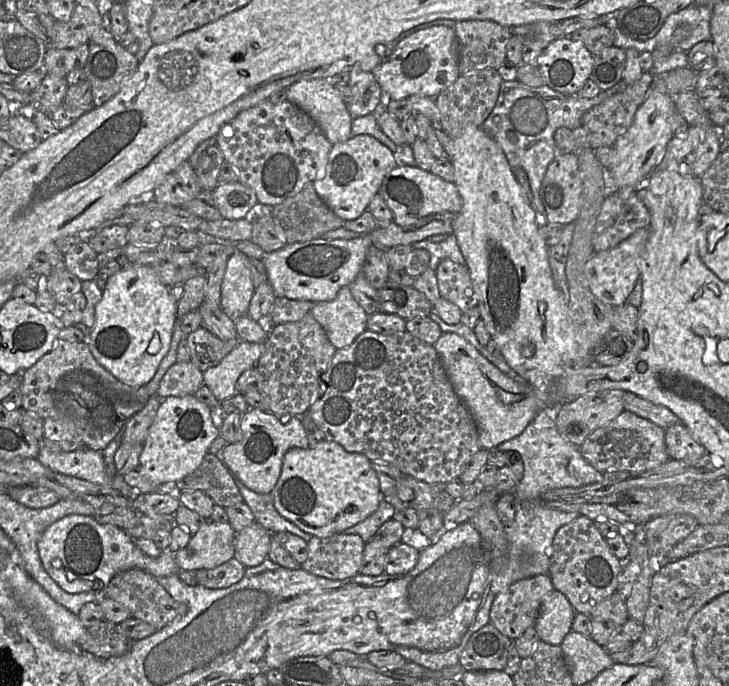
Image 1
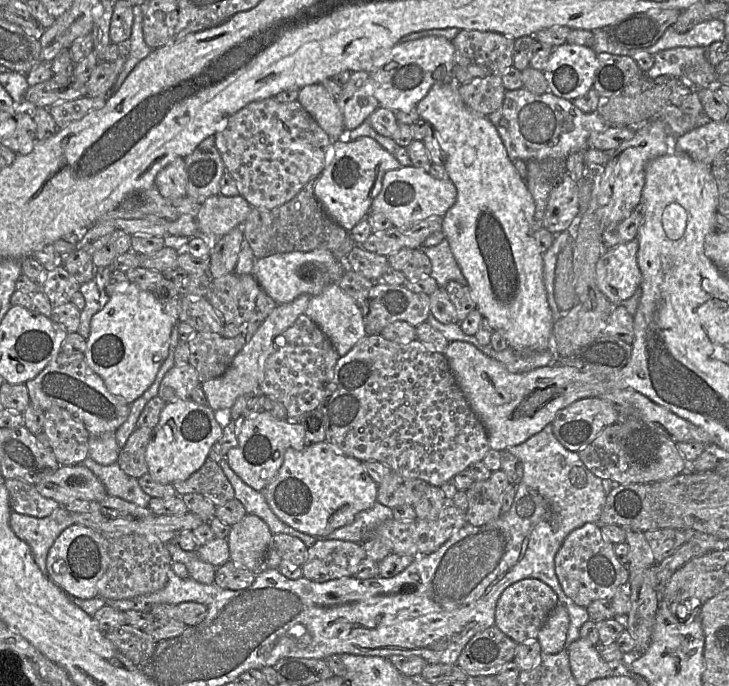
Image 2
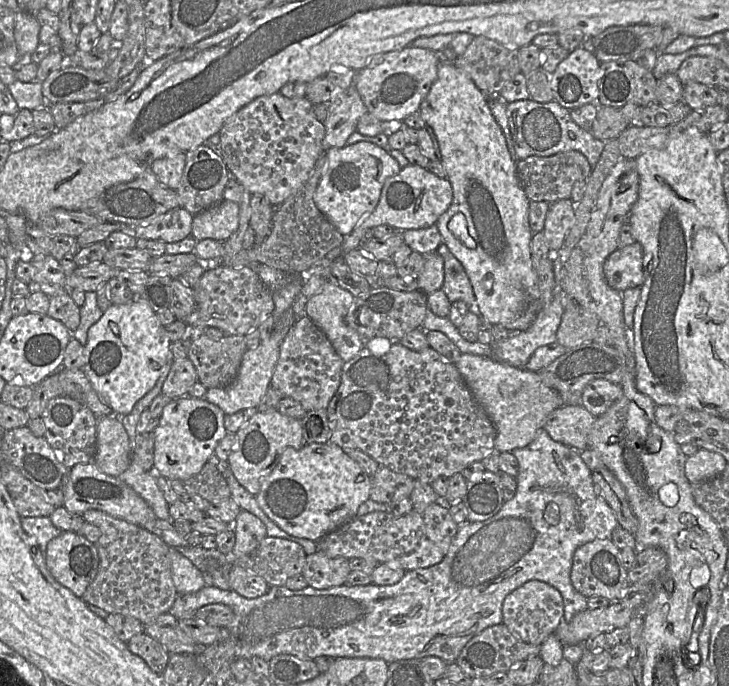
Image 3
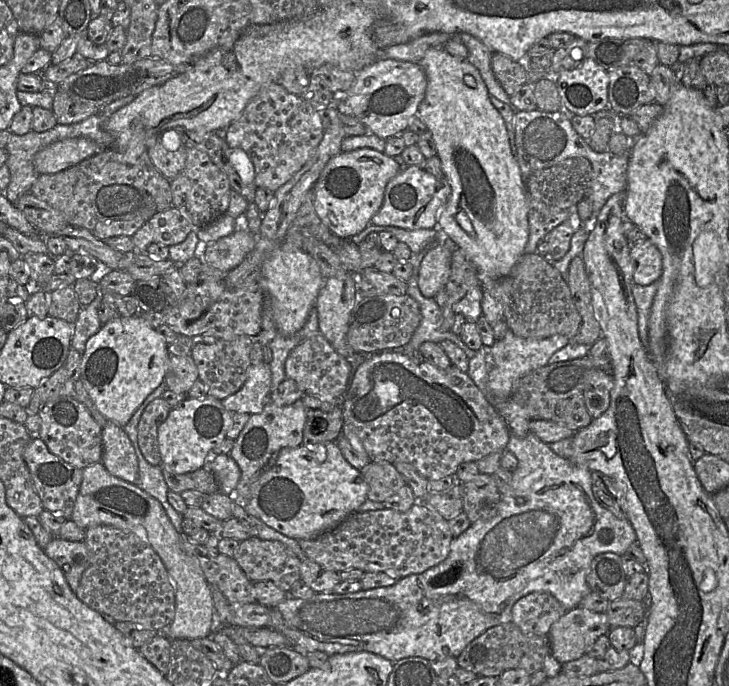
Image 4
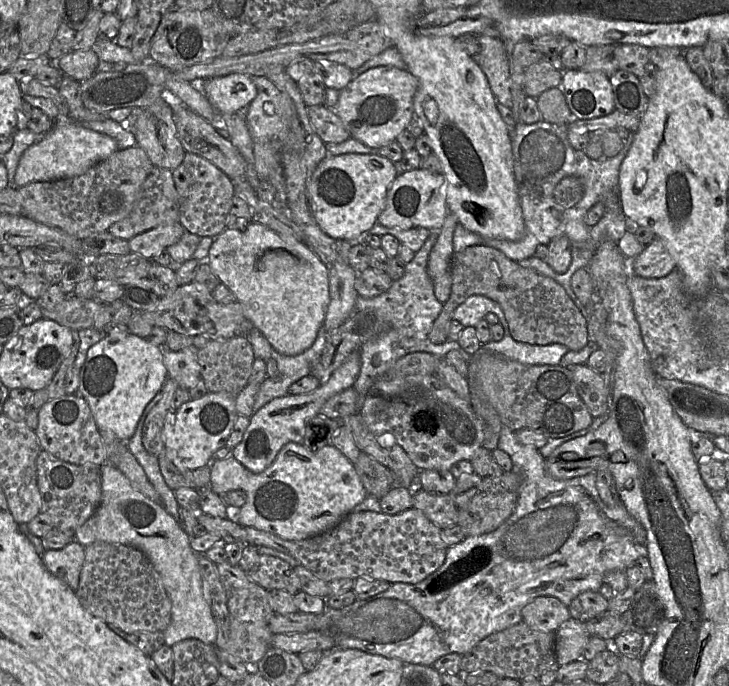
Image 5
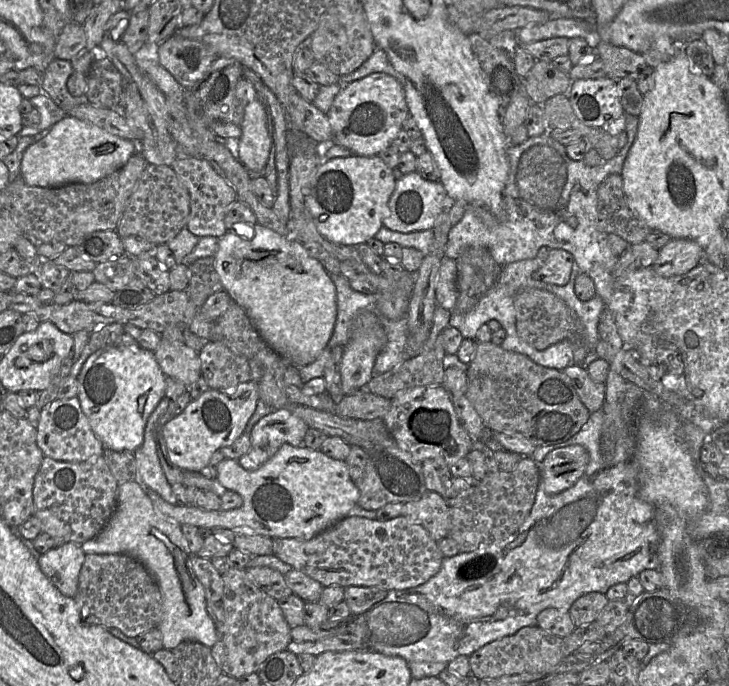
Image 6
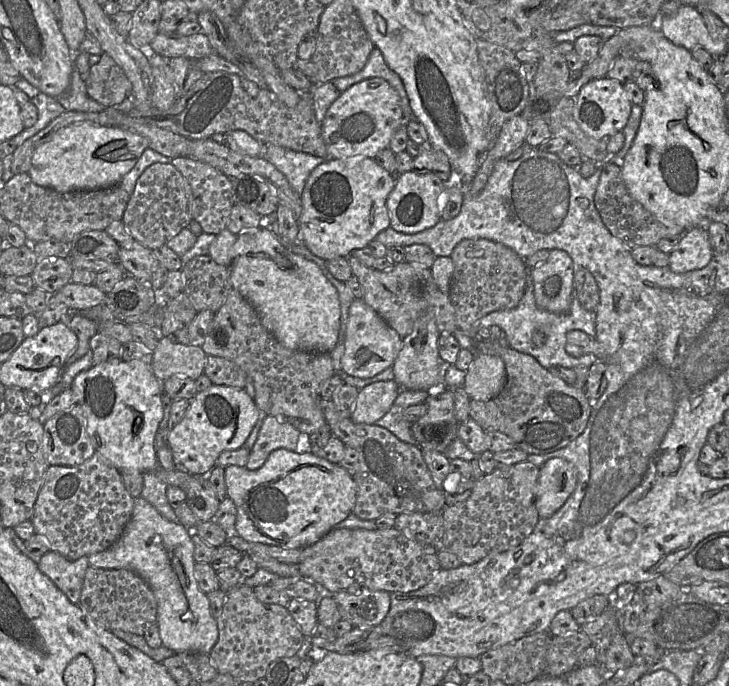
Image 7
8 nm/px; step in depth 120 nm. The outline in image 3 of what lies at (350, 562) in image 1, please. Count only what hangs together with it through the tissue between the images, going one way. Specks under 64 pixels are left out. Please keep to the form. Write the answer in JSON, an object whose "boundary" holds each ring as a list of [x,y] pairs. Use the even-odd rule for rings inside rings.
{"boundary":[[[321,551],[307,555],[302,572],[308,586],[318,590],[344,585],[350,573],[350,560],[330,558]]]}

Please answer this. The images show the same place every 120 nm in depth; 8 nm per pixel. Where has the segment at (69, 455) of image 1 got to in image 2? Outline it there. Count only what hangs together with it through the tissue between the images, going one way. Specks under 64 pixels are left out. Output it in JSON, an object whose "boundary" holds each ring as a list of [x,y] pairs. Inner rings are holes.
{"boundary":[[[87,457],[82,464],[103,483],[108,495],[117,496],[141,507],[148,507],[151,496],[143,491],[138,479],[127,475],[117,462],[101,465],[91,457]]]}

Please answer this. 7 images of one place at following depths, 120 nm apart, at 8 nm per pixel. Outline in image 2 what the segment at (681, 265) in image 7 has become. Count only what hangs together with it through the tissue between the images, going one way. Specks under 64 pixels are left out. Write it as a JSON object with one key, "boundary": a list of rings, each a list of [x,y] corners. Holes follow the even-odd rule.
{"boundary":[[[635,238],[605,249],[596,263],[596,284],[613,306],[622,304],[641,286],[642,274],[637,253],[638,241]]]}

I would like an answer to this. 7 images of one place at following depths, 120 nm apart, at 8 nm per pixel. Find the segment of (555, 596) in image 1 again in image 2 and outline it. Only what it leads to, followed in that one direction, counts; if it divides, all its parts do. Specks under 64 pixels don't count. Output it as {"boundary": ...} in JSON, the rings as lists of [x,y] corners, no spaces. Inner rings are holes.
{"boundary":[[[558,603],[538,635],[543,653],[556,654],[565,648],[569,625],[568,610],[565,605]]]}

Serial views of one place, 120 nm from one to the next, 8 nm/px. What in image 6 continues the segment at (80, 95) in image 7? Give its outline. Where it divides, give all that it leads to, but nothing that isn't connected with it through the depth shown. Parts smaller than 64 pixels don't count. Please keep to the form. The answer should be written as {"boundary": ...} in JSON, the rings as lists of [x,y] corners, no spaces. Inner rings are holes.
{"boundary":[[[55,58],[43,73],[40,86],[43,93],[48,95],[60,108],[69,112],[76,106],[89,103],[86,95],[75,97],[67,89],[67,80],[73,73],[70,60]]]}

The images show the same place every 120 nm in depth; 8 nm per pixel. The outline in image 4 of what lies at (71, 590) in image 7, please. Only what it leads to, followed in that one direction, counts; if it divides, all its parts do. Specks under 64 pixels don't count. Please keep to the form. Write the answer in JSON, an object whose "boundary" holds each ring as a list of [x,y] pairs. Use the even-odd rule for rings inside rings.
{"boundary":[[[53,537],[43,551],[58,566],[70,589],[76,592],[82,574],[88,566],[88,550],[84,541]]]}

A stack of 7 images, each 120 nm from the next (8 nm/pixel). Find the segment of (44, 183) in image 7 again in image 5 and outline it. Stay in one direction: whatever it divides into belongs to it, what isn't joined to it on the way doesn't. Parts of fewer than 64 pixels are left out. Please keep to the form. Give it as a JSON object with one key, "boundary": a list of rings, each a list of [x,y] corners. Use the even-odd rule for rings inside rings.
{"boundary":[[[54,121],[45,139],[22,154],[14,177],[15,187],[80,176],[118,150],[117,142],[108,135],[87,129],[78,122]]]}

